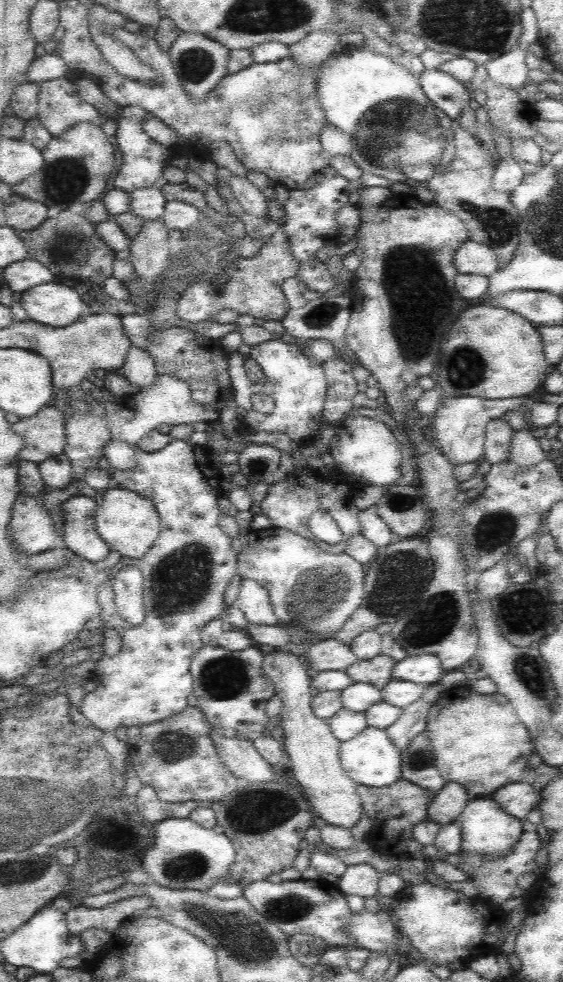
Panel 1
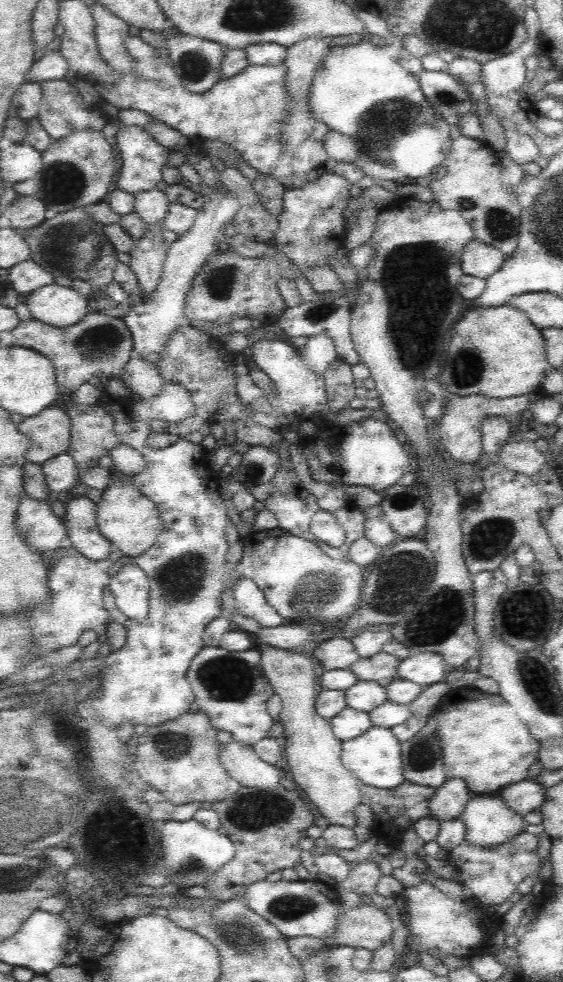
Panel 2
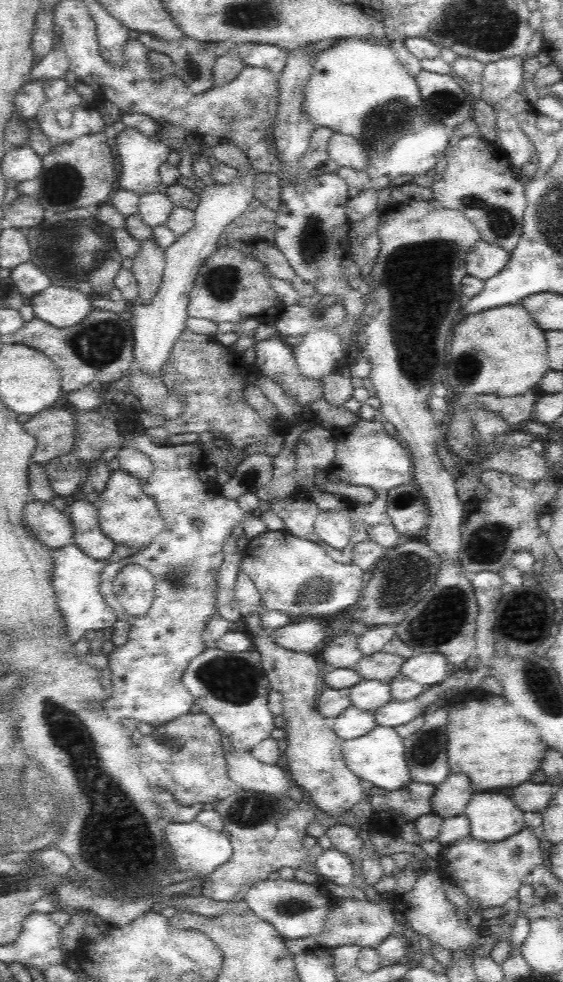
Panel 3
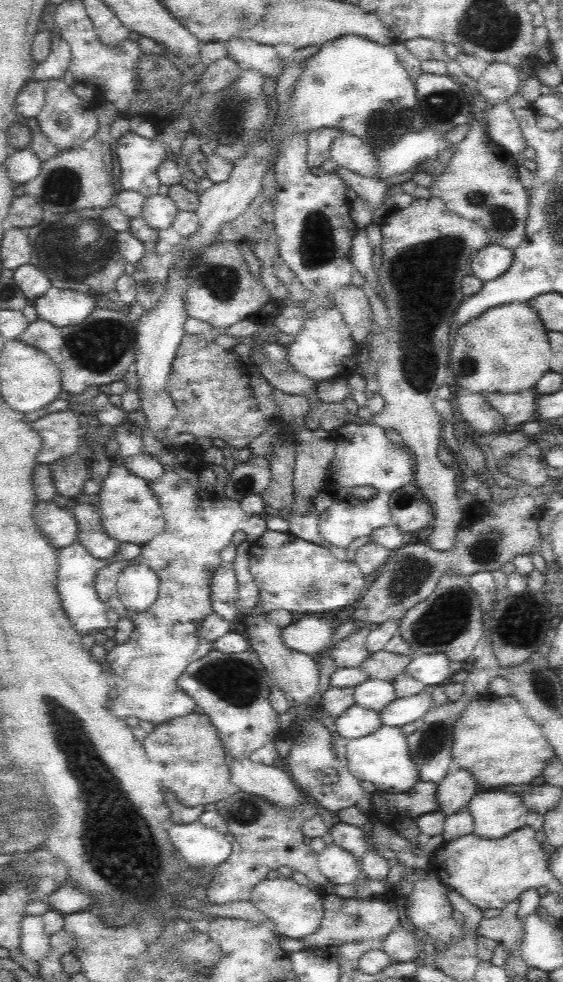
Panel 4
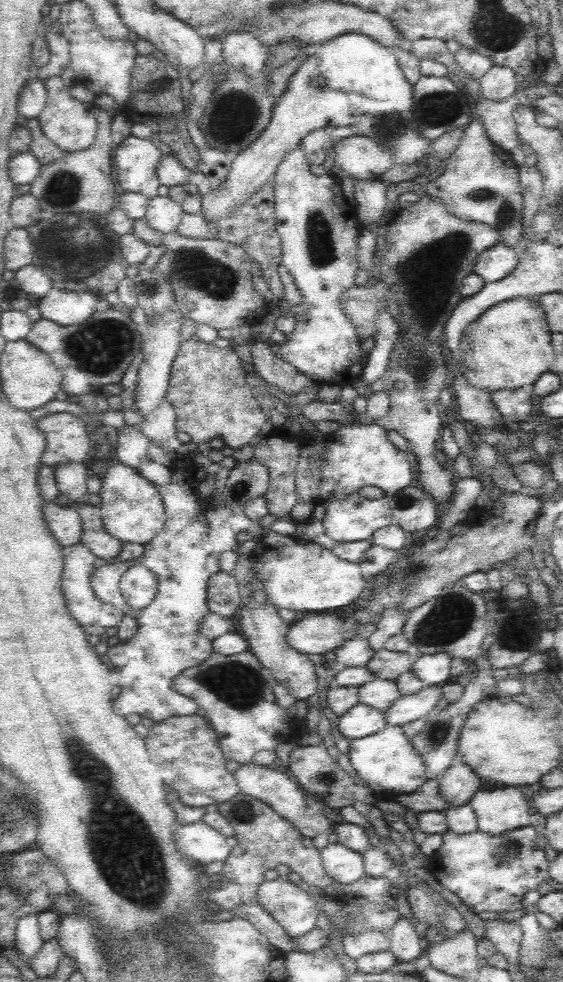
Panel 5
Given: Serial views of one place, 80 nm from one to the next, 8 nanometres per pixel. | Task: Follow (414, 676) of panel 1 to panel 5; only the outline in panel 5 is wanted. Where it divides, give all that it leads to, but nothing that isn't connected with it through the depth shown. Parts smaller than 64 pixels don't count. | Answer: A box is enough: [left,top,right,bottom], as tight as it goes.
[412,652,453,686]

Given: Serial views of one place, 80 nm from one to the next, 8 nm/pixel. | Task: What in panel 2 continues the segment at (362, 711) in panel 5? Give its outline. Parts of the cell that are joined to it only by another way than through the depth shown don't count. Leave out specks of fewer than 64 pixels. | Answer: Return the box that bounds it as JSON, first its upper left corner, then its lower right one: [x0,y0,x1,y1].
[329,708,372,741]

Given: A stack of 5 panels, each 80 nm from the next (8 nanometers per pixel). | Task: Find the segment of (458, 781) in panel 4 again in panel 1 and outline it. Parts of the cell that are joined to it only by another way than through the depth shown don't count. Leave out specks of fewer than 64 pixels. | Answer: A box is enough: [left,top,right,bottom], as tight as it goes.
[428,781,470,825]

